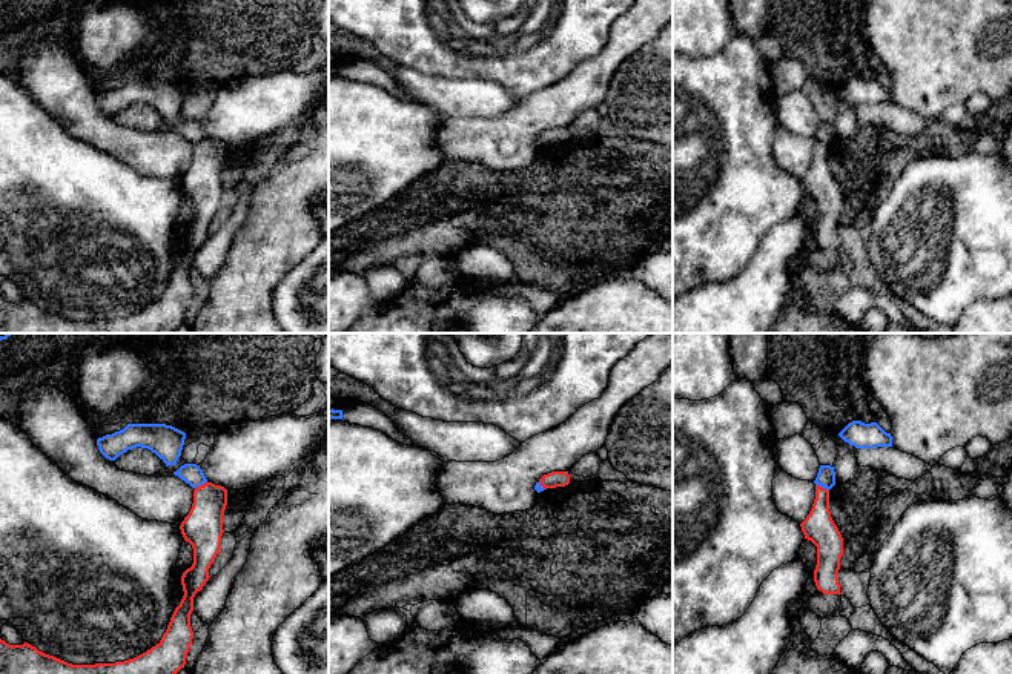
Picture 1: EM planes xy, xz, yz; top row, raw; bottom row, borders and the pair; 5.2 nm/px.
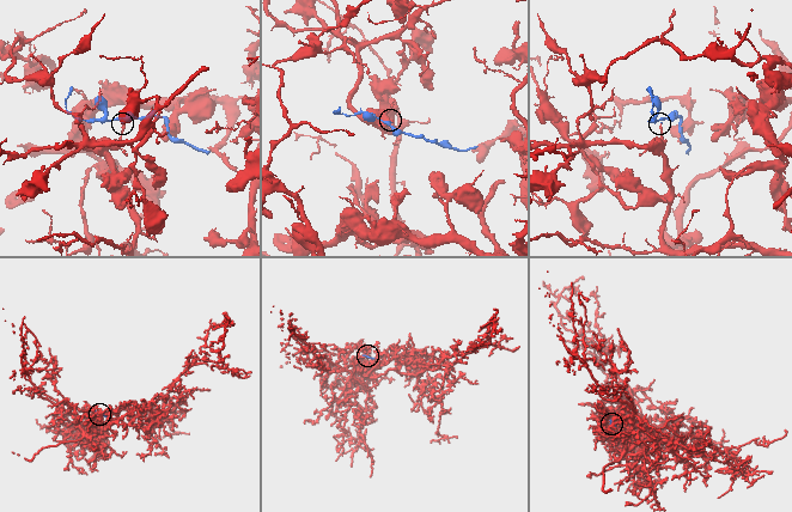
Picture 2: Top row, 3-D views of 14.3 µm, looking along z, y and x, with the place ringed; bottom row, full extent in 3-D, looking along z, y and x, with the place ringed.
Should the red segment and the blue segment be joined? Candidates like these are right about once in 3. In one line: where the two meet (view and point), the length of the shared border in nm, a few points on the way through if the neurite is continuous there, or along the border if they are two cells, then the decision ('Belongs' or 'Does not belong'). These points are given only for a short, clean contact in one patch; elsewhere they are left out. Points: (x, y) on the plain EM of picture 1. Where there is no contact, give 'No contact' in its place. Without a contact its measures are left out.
Touches red at yz (822, 143). Shared border 80 nm. Boundary: yz (816, 140), (828, 146). Does not belong

